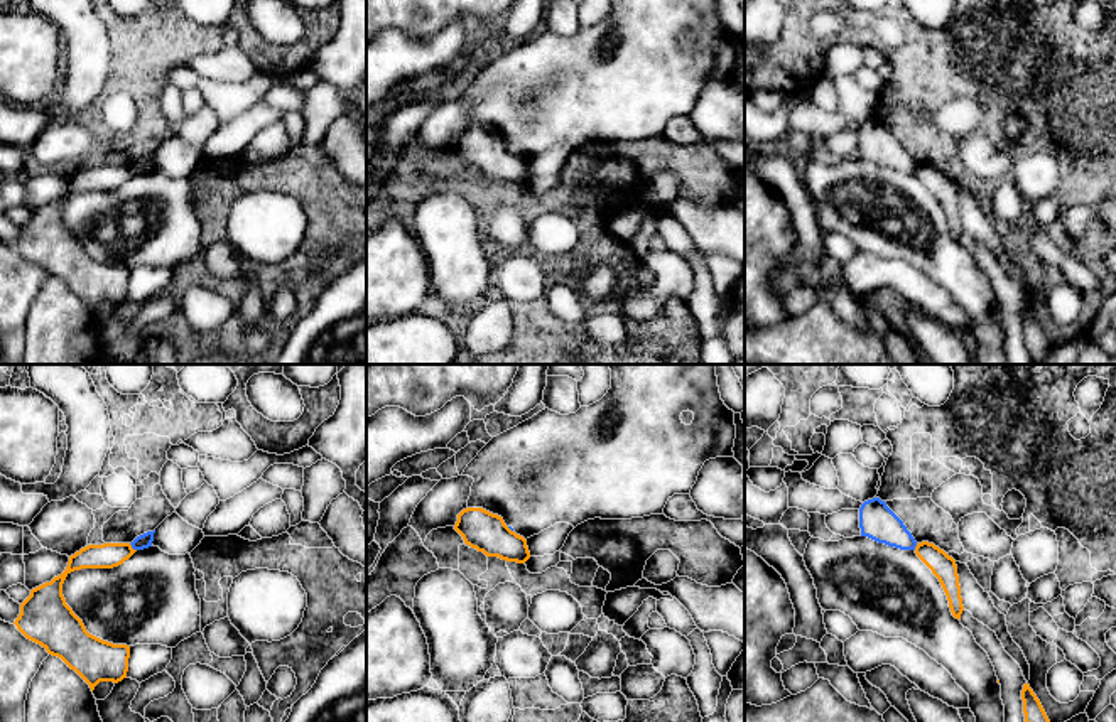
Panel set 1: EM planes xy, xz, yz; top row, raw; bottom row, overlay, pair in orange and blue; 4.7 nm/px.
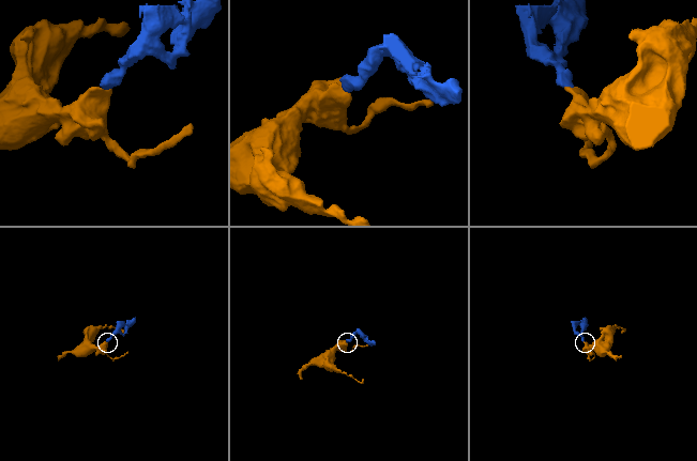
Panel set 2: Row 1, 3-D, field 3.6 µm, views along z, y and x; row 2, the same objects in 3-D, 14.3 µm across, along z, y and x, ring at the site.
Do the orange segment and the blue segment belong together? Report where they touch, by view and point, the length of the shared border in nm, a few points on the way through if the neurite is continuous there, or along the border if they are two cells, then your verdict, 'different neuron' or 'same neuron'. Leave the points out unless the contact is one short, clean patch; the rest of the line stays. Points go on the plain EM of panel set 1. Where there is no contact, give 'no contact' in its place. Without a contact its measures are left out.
xy (130, 169) | 50 nm | along xy (129, 166), (135, 172) | different neuron

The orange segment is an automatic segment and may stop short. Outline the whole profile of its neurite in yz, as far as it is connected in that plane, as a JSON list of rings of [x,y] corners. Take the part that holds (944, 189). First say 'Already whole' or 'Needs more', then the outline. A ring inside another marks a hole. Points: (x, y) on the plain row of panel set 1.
Already whole. [[[929,164],[917,165],[915,175],[939,201],[947,218],[952,238],[956,241],[961,241],[964,228],[961,219],[961,207],[959,207],[956,182],[949,179],[944,172],[940,172],[939,169]]]

